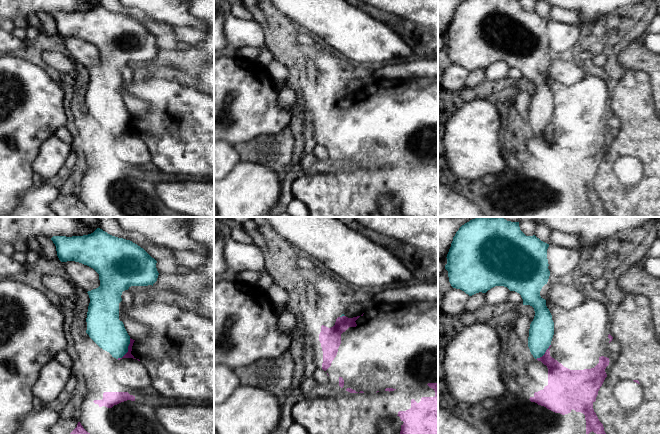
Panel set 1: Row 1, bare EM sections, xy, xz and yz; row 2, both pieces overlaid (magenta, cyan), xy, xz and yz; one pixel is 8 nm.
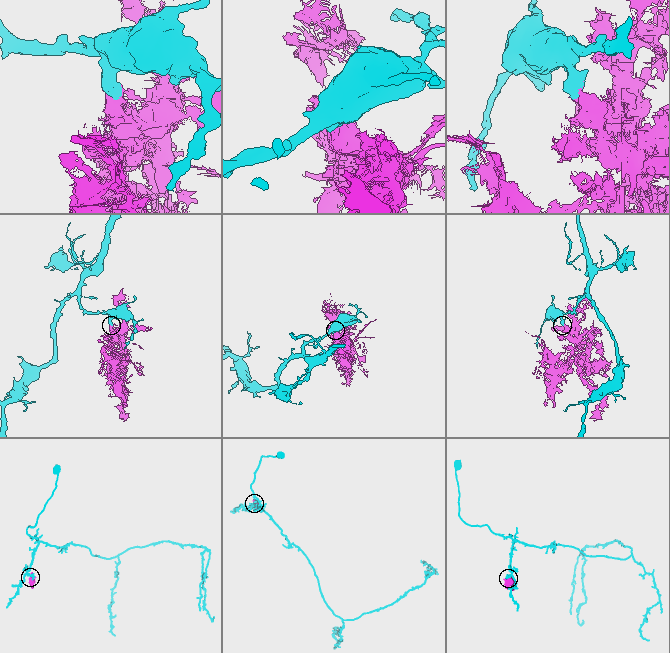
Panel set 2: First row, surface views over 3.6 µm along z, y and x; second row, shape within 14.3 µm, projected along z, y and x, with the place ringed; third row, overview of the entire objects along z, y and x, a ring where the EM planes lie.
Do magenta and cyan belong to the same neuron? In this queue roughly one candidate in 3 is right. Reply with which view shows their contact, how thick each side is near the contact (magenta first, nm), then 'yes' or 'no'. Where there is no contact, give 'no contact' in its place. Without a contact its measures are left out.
meets magenta in xy; 50 nm thick on the magenta side, 280 nm on the other; no

